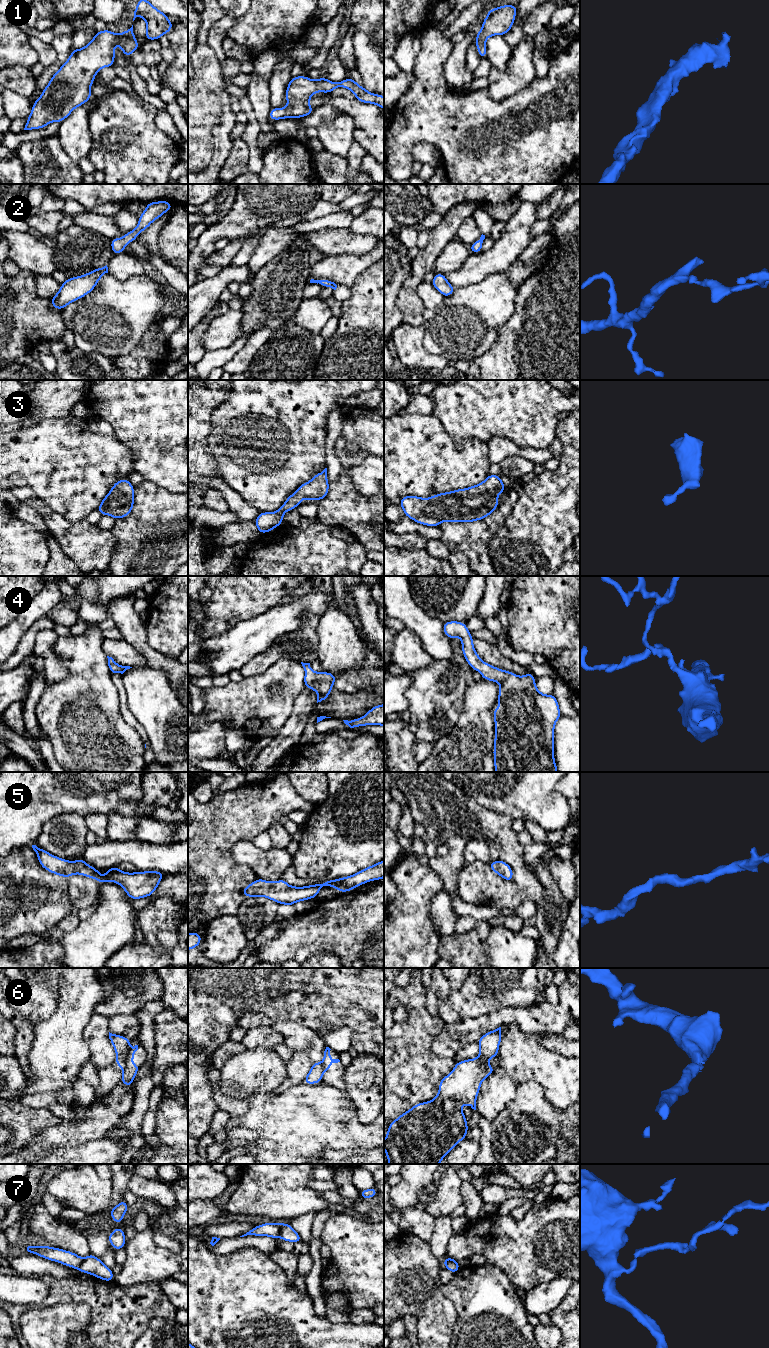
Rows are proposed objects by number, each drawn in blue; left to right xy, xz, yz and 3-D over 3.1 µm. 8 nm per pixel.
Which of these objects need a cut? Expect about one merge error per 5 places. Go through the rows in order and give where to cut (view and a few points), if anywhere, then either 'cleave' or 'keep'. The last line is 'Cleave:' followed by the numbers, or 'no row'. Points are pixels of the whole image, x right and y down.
1: no cut | keep
2: no cut | keep
3: no cut | keep
4: no cut | keep
5: no cut | keep
6: xy (129, 1049), (123, 1067) | cleave
7: xz (280, 1224), (278, 1235) | cleave
Cleave: 6, 7

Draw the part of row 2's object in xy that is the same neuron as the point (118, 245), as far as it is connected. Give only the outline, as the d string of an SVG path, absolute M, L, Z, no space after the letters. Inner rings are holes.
M168 201L150 202L147 204L144 212L139 216L139 222L136 228L125 233L122 238L114 238L111 240L111 248L113 254L124 252L126 245L136 240L136 237L150 224L161 217L165 212L172 209L173 206Z

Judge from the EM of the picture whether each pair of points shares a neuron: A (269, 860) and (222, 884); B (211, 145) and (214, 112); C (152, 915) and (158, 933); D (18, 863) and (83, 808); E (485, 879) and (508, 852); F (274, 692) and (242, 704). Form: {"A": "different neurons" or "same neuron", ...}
{"A": "different neurons", "B": "same neuron", "C": "same neuron", "D": "different neurons", "E": "different neurons", "F": "same neuron"}

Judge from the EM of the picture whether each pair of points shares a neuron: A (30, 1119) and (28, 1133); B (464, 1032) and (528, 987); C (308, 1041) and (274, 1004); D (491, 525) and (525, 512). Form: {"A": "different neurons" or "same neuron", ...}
{"A": "same neuron", "B": "different neurons", "C": "different neurons", "D": "different neurons"}

